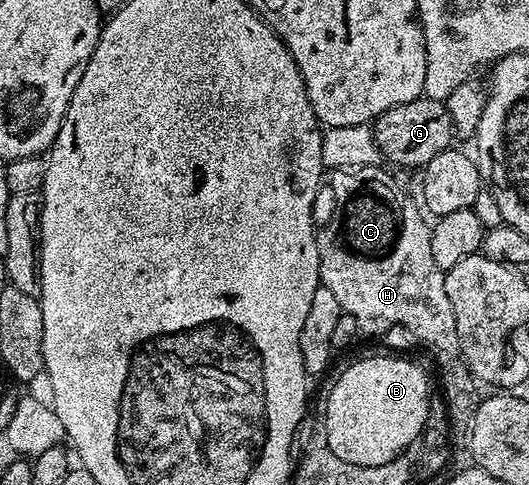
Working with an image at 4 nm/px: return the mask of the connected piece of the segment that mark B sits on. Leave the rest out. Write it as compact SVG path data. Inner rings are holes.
M368 356L354 361L333 382L322 411L330 450L354 466L386 466L418 438L426 422L429 395L428 376L412 360Z

